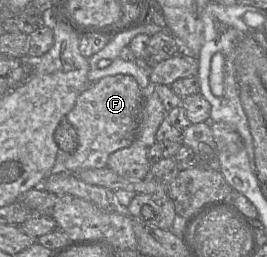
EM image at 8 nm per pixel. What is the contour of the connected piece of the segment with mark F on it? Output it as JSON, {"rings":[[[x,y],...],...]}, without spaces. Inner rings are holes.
{"rings":[[[130,75],[106,76],[91,84],[77,98],[73,109],[66,115],[78,134],[78,148],[74,153],[59,149],[56,165],[68,172],[107,167],[109,156],[129,147],[136,139],[141,119],[144,92]]]}

